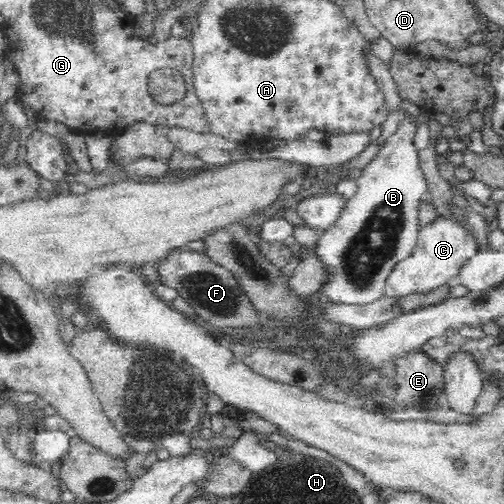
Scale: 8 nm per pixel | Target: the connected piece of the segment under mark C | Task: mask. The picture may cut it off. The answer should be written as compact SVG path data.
M463 210L463 212L467 217L465 224L464 222L460 222L460 220L456 219L453 215L439 215L432 224L428 224L428 226L424 226L424 228L420 230L418 244L416 244L416 249L412 252L412 256L406 258L403 262L398 262L398 265L387 278L385 284L386 296L390 298L392 298L392 296L405 297L414 294L414 292L430 292L430 290L434 290L434 288L444 286L456 280L458 273L462 270L462 266L480 251L477 238L472 228L468 229L468 212L472 212L472 210Z

